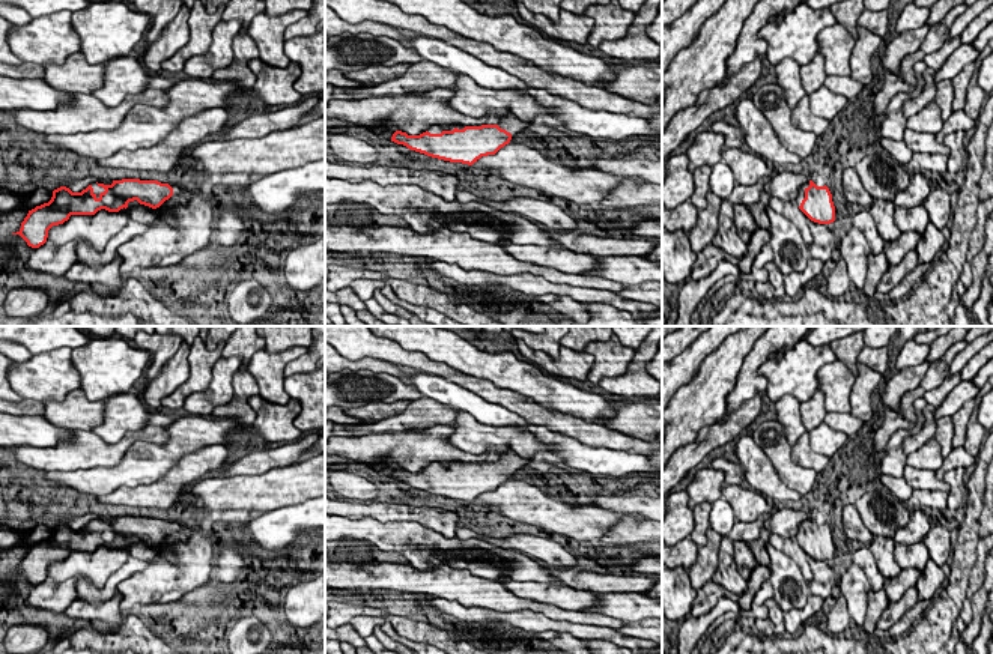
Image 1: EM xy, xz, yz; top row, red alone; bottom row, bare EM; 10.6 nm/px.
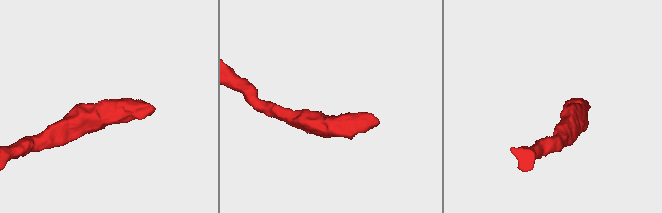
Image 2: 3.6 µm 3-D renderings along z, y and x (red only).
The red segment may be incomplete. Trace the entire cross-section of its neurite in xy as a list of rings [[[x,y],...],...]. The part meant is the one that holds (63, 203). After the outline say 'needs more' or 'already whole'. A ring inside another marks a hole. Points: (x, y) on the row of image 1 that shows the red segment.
[[[140,179],[113,180],[111,185],[92,183],[81,192],[60,186],[53,191],[48,203],[29,210],[21,229],[12,235],[20,235],[29,247],[39,248],[47,242],[48,230],[68,221],[71,215],[95,215],[101,209],[119,212],[138,204],[156,209],[182,191],[181,185]]]; needs more

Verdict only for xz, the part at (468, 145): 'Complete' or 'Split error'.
Split error

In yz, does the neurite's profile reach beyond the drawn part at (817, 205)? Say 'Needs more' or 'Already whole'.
Needs more

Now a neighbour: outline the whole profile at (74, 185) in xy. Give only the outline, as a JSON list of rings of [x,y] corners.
[[[87,176],[84,179],[80,179],[80,180],[71,180],[71,182],[66,182],[66,188],[69,188],[72,192],[81,192],[83,189],[86,189],[89,185],[92,183],[104,183],[104,185],[111,185],[113,180],[105,180],[105,179],[99,179],[99,177],[95,177],[95,176]]]

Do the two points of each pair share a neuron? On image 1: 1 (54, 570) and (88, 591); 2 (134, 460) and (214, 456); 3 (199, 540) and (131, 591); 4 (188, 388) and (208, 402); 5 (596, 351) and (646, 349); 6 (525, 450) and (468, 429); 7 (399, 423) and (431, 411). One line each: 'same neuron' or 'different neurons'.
1: different neurons
2: different neurons
3: same neuron
4: different neurons
5: different neurons
6: same neuron
7: same neuron

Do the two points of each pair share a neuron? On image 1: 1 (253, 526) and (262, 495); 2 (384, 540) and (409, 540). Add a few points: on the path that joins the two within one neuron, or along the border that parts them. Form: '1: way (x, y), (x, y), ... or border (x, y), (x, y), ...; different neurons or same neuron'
1: border (289, 505), (255, 516); different neurons
2: way (390, 540), (403, 540); same neuron

